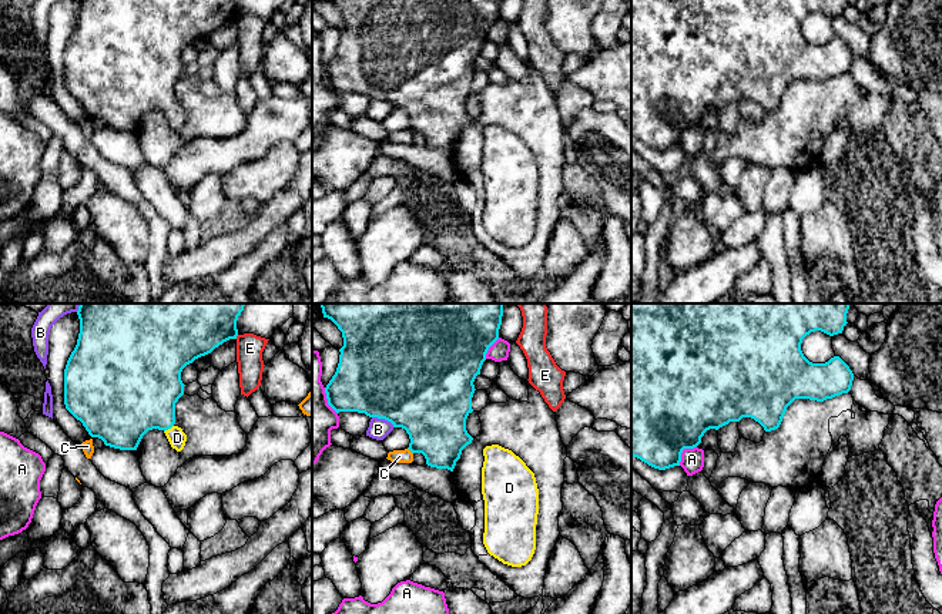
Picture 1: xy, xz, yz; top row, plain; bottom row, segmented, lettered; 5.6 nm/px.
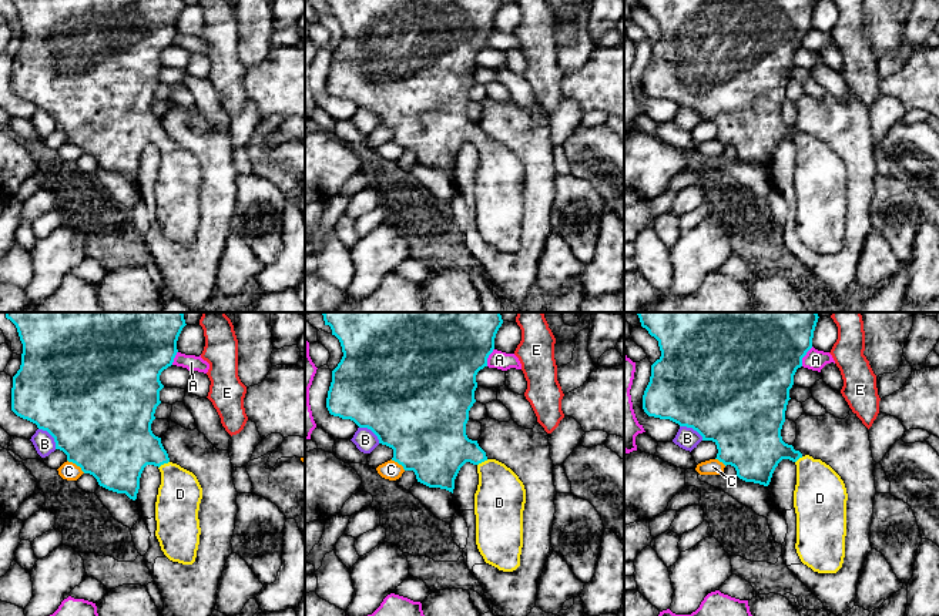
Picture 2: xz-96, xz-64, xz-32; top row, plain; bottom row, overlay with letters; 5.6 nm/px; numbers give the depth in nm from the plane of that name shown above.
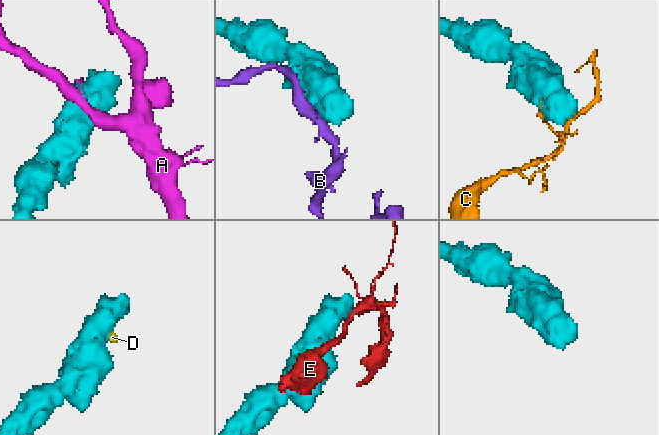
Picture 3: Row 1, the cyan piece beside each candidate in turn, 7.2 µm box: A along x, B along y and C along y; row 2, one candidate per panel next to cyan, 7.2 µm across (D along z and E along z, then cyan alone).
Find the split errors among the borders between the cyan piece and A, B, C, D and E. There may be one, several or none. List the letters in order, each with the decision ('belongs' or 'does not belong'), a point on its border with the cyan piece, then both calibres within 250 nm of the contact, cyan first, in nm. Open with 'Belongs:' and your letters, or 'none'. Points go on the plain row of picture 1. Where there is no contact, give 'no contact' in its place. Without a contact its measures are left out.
Belongs: D
A: does not belong | yz (681, 133) | 480/130 nm
B: does not belong | xz (384, 99) | 500/120 nm
C: does not belong | xz (409, 130) | 380/80 nm
D: belongs | xy (168, 108) | 420/100 nm
E: does not belong | xy (237, 16) | 220/150 nm

